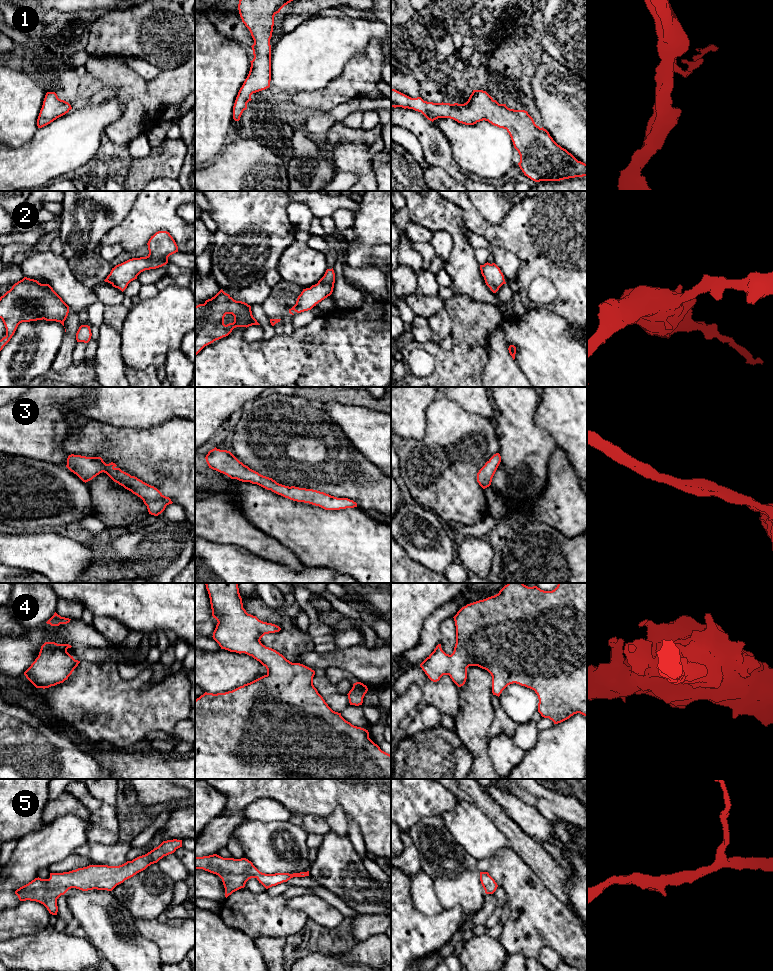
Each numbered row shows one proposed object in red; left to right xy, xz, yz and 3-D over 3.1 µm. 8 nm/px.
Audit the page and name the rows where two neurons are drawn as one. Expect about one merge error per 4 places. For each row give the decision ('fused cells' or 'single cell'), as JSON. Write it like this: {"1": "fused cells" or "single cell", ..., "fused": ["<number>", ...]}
{"1": "single cell", "2": "single cell", "3": "single cell", "4": "single cell", "5": "single cell", "fused": []}

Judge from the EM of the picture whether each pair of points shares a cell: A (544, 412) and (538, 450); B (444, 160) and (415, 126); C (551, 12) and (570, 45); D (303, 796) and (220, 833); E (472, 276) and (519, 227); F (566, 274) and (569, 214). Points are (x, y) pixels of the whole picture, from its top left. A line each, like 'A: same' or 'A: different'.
A: different
B: same
C: same
D: different
E: different
F: same

